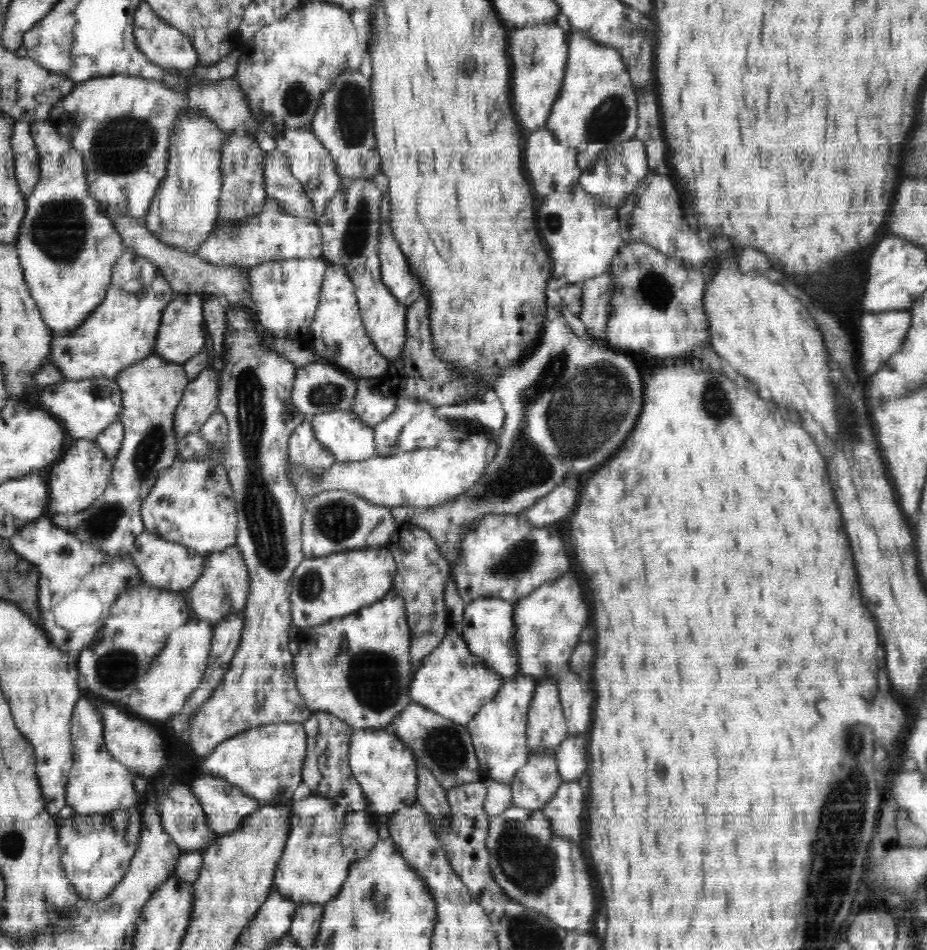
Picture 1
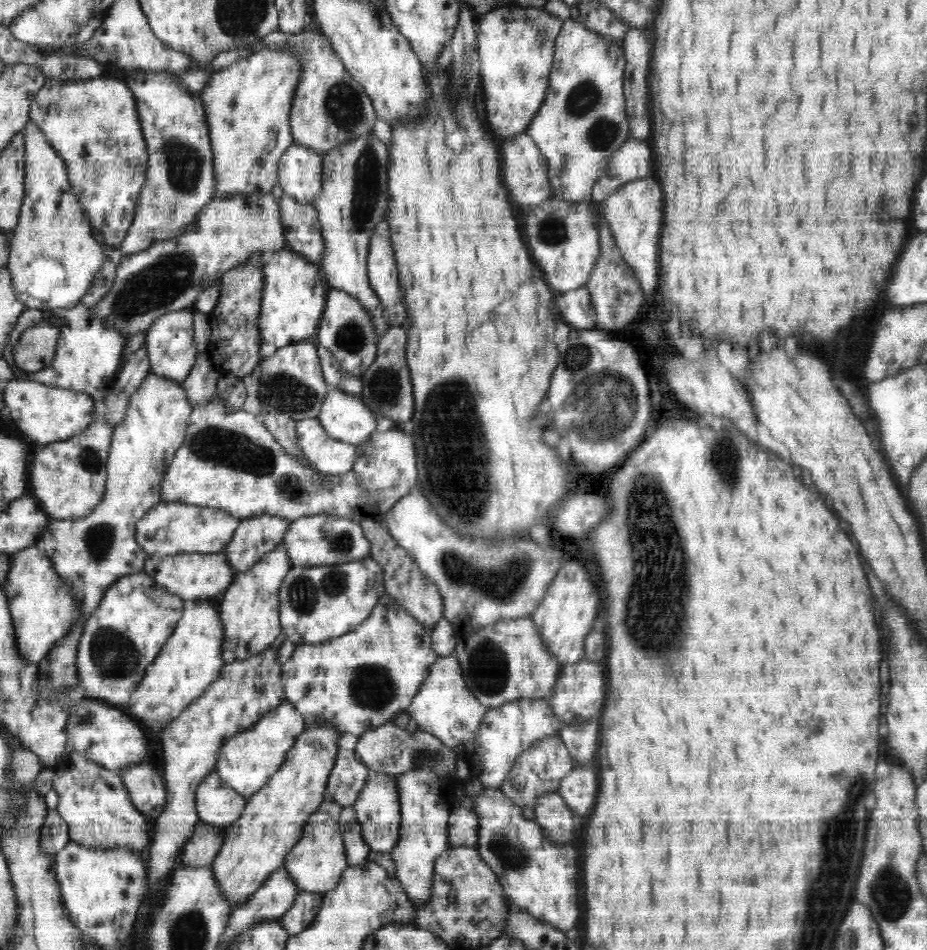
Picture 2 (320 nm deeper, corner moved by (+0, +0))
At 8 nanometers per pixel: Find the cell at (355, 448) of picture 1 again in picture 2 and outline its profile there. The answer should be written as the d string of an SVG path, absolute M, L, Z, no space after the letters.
M327 385L327 393L317 416L330 437L357 445L376 431L374 414L360 397Z

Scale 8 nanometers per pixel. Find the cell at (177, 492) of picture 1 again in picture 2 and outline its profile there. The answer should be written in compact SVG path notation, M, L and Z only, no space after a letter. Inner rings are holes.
M158 502L137 522L135 539L149 556L176 556L184 553L219 553L225 550L238 528L241 519L221 509L210 509L209 506L196 506L183 502ZM158 532L166 532L162 540L156 540Z

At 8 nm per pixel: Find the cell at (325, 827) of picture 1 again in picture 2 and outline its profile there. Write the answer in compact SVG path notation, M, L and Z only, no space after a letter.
M324 800L318 810L309 816L302 836L286 858L284 868L301 892L323 894L336 888L342 873L349 867L340 834L339 818L342 809L343 806L337 802Z

